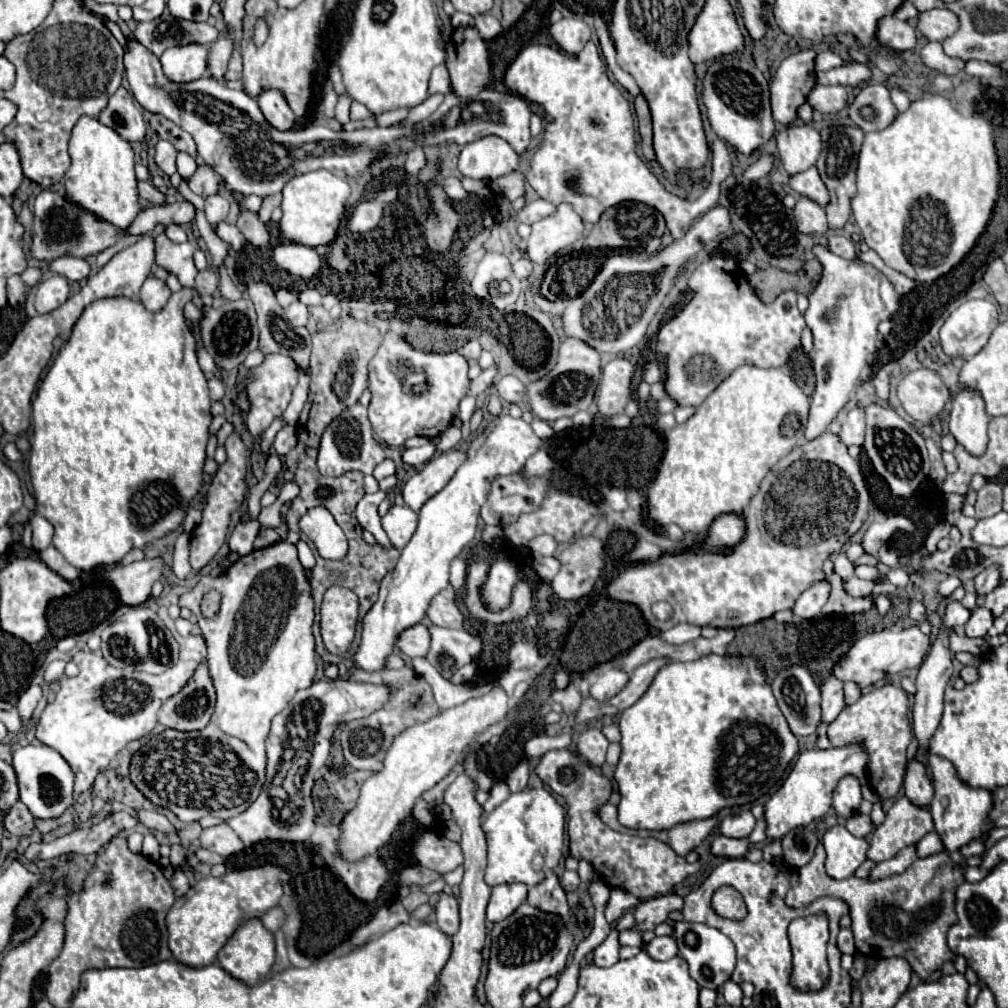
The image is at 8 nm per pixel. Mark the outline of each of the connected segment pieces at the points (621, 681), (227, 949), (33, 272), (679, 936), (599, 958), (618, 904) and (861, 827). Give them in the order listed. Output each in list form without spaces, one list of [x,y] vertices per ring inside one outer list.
[[[610,669],[604,675],[600,675],[596,679],[596,683],[590,687],[590,695],[598,701],[608,701],[610,697],[614,697],[624,685],[628,683],[628,675],[624,671],[616,671]]]
[[[250,919],[242,927],[234,931],[234,935],[228,939],[228,943],[218,953],[218,963],[224,971],[228,971],[234,979],[244,981],[246,985],[256,985],[262,977],[268,975],[270,967],[274,965],[274,937],[270,931],[266,931],[260,923],[260,919]]]
[[[30,267],[30,269],[26,269],[20,277],[22,277],[22,281],[24,281],[26,287],[34,287],[34,285],[40,281],[40,277],[42,277],[42,269]]]
[[[676,921],[674,923],[674,939],[678,943],[680,955],[690,965],[690,977],[700,985],[708,989],[718,989],[724,981],[730,979],[734,965],[736,965],[736,951],[730,937],[724,937],[718,929],[712,929],[704,923],[688,923],[688,921]]]
[[[612,929],[610,935],[606,937],[606,941],[602,945],[598,945],[592,953],[592,963],[598,967],[610,967],[618,961],[618,929]]]
[[[612,889],[610,901],[606,905],[606,919],[608,919],[608,923],[614,925],[626,911],[634,909],[638,903],[640,903],[640,899],[636,899],[632,893],[622,891],[622,889]]]
[[[856,813],[856,815],[846,819],[846,829],[856,837],[866,837],[872,831],[872,821],[870,821],[868,815]]]

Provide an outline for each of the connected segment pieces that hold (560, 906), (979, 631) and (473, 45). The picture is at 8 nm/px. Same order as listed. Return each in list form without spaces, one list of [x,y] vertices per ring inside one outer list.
[[[548,871],[544,881],[540,881],[538,885],[528,889],[528,903],[542,909],[542,911],[556,913],[556,915],[560,915],[562,919],[568,921],[570,907],[566,903],[566,893],[560,887],[558,877],[556,877],[554,871]]]
[[[976,607],[972,611],[972,617],[966,623],[966,635],[968,637],[986,637],[992,627],[992,613],[988,613],[986,607]]]
[[[474,27],[458,29],[446,47],[446,53],[446,67],[450,71],[452,89],[456,95],[476,95],[490,83],[492,75],[488,49]]]

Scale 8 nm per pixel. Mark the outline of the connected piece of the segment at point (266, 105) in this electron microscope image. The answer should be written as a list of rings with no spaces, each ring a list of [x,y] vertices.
[[[266,89],[262,91],[258,97],[256,97],[258,105],[260,105],[260,111],[264,113],[266,121],[280,129],[280,131],[286,131],[286,129],[292,129],[294,121],[296,121],[296,115],[292,113],[290,105],[286,103],[284,95],[278,91],[278,89]]]

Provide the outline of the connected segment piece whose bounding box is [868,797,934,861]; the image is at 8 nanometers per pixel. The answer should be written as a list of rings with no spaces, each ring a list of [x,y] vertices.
[[[900,797],[888,809],[884,823],[874,829],[868,859],[892,859],[900,849],[918,843],[930,831],[934,831],[930,809],[914,805],[908,797]]]

